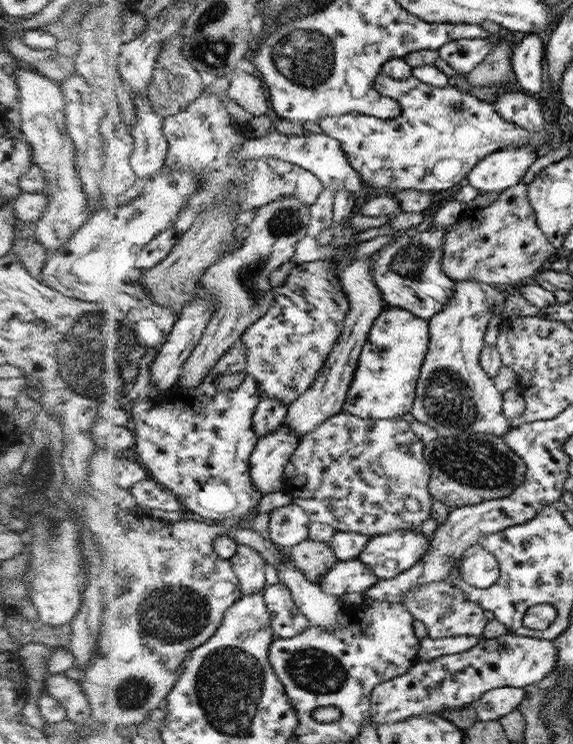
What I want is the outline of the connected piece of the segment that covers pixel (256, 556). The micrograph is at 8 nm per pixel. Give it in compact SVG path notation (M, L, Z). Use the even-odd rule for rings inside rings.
M240 545L239 551L232 559L233 565L239 573L243 586L243 596L266 590L266 561L265 555L247 545Z

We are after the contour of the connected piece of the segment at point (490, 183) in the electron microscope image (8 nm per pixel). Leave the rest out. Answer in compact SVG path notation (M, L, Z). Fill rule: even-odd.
M512 145L485 156L469 174L469 185L480 193L502 193L520 183L536 160L532 145Z

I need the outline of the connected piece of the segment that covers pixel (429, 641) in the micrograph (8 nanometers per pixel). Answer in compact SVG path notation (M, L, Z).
M451 636L446 638L421 638L416 661L430 660L442 655L458 653L472 648L479 641L475 636Z

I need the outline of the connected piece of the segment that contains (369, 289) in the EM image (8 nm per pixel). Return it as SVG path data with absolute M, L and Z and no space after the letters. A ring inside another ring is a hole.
M371 256L362 257L359 260L354 260L354 264L350 264L344 270L344 274L341 276L342 283L353 304L353 310L350 311L349 318L346 319L346 325L344 325L344 333L342 333L333 354L330 355L329 362L323 368L317 383L304 396L289 405L287 424L302 439L314 432L321 424L327 422L329 418L340 414L344 410L348 393L354 382L354 371L359 363L361 350L366 345L370 327L380 316L383 309L387 307L383 302L379 288L374 282L372 265L374 265L374 262L372 262Z

